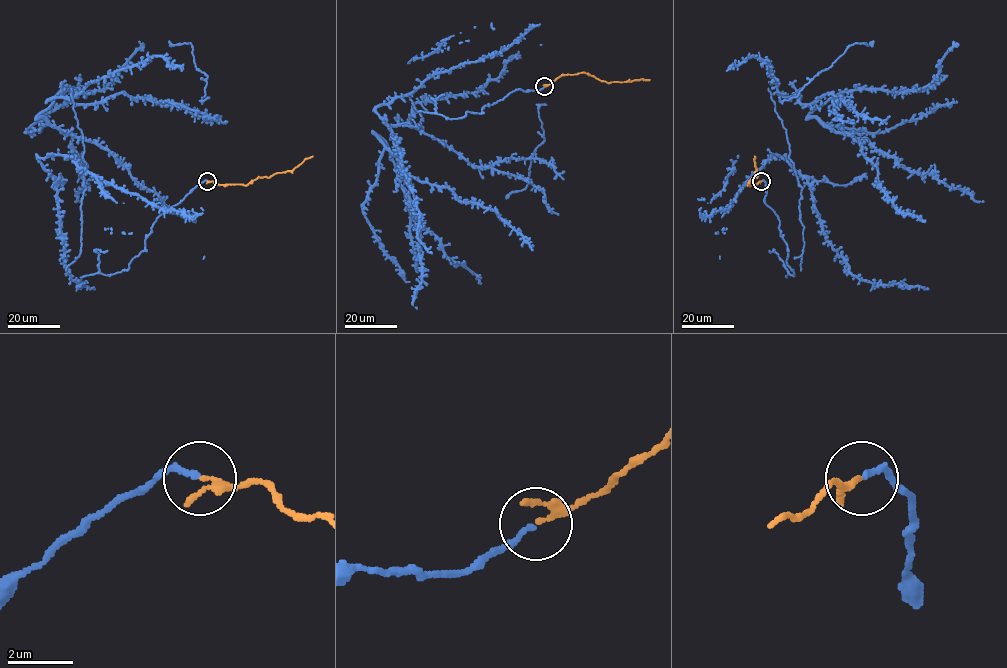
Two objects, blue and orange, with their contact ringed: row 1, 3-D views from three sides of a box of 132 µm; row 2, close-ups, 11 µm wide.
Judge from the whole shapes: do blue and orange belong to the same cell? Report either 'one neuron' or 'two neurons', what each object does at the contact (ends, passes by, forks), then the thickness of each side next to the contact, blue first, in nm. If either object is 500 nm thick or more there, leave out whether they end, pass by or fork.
one neuron | blue ends | orange passes by | 160/150 nm

